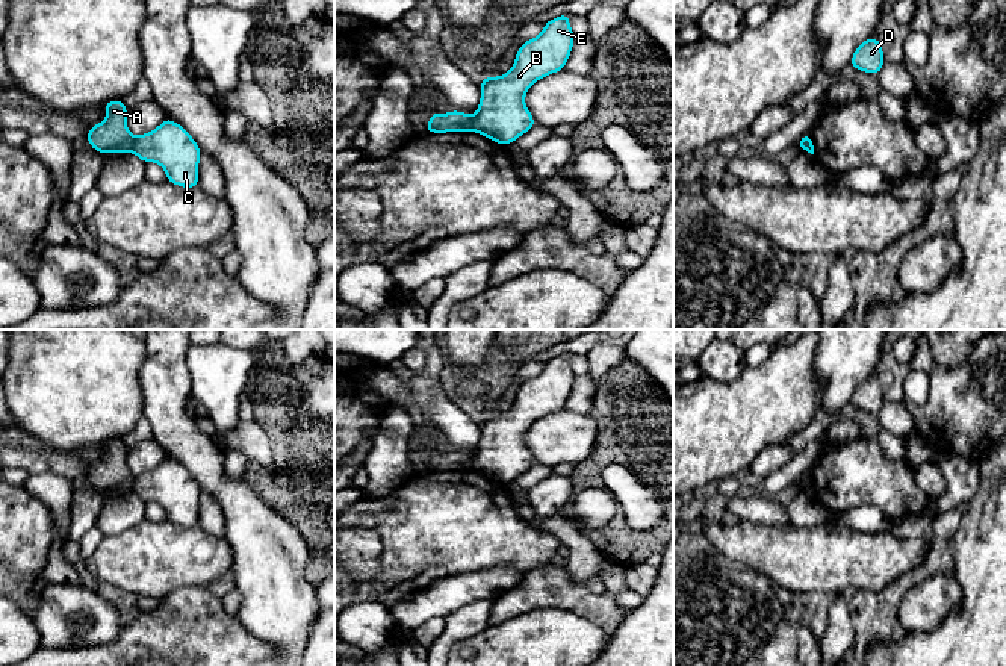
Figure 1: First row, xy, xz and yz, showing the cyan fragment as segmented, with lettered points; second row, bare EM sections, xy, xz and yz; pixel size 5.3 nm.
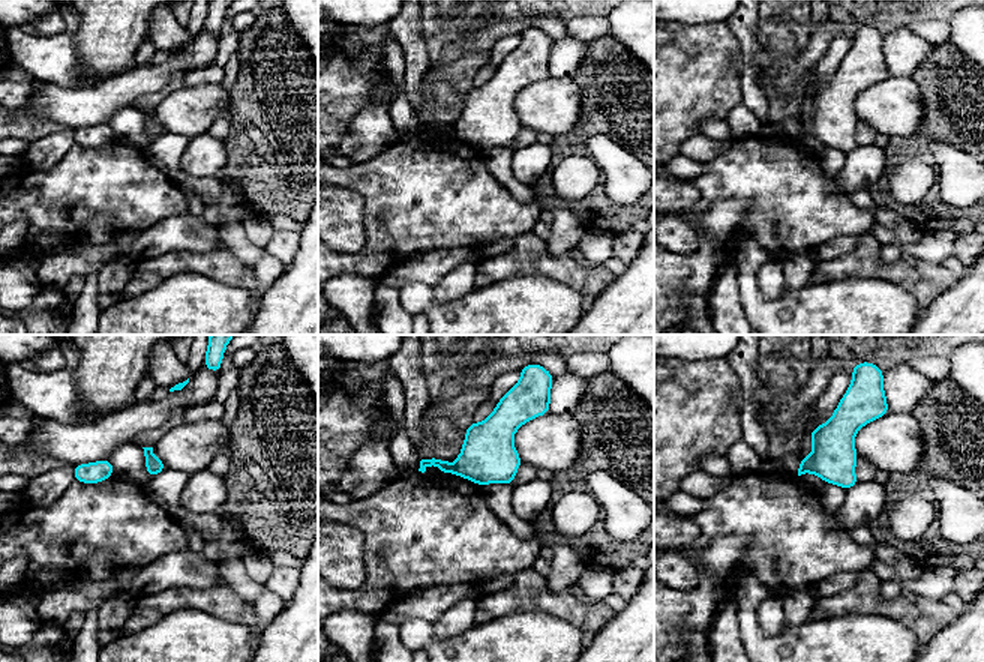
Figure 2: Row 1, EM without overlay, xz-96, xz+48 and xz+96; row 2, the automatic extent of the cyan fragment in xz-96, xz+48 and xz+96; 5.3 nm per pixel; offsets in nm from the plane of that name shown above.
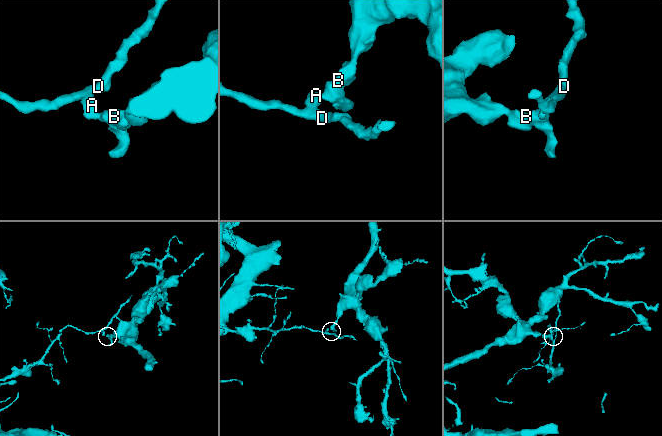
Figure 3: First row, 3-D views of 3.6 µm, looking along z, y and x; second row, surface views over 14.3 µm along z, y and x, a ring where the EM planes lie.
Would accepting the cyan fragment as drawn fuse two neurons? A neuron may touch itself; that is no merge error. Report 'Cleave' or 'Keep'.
Cleave

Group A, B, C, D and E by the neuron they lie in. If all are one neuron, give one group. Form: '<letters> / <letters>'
A D / B C E

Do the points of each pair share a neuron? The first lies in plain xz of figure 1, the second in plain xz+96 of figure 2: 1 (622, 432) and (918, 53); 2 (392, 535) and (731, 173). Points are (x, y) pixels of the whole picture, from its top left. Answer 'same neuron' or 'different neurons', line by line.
1: different neurons
2: same neuron

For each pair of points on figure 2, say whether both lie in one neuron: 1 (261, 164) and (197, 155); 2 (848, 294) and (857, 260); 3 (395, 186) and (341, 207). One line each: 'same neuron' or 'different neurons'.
1: different neurons
2: different neurons
3: different neurons

